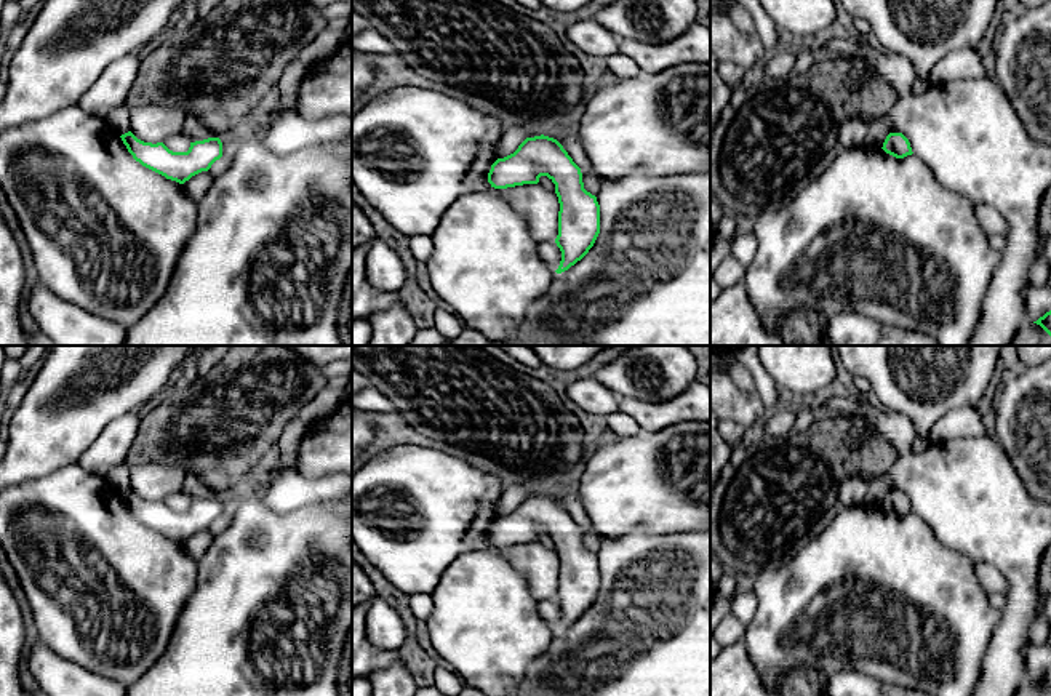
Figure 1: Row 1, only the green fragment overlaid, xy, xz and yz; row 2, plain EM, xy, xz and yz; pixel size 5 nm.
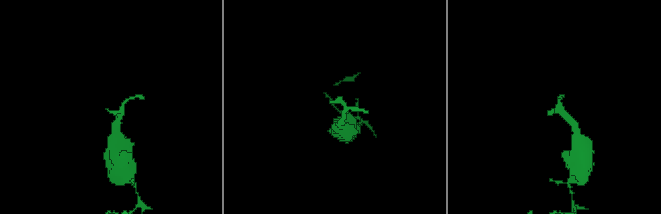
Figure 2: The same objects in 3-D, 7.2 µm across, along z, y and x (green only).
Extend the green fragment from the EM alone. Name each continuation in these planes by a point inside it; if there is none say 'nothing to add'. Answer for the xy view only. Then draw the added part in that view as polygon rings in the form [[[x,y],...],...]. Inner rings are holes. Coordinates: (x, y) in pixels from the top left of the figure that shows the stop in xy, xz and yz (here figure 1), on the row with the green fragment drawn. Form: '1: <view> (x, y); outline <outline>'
nothing to add

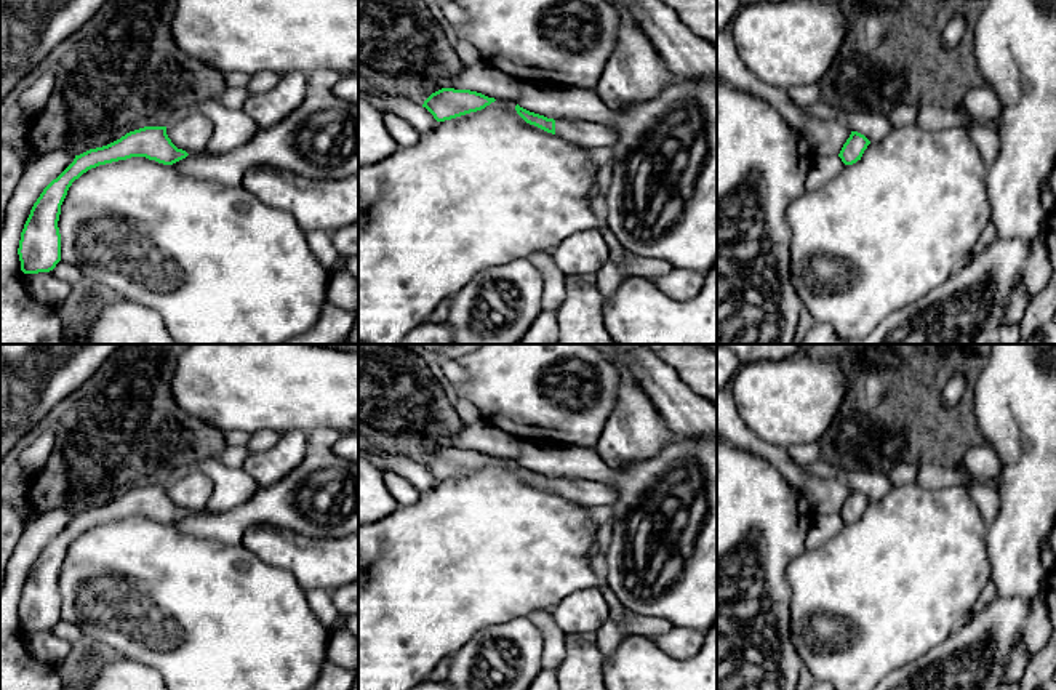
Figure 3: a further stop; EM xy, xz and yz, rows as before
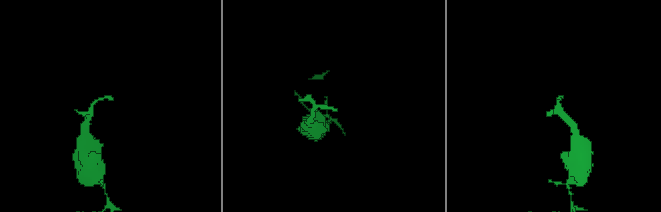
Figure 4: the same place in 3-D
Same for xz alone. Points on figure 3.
1: xz (596, 136); outline [[[555,120],[555,134],[582,147],[605,152],[616,141],[616,133],[598,123]]]

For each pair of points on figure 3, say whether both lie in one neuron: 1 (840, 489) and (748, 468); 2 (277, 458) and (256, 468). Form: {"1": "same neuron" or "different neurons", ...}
{"1": "different neurons", "2": "same neuron"}

